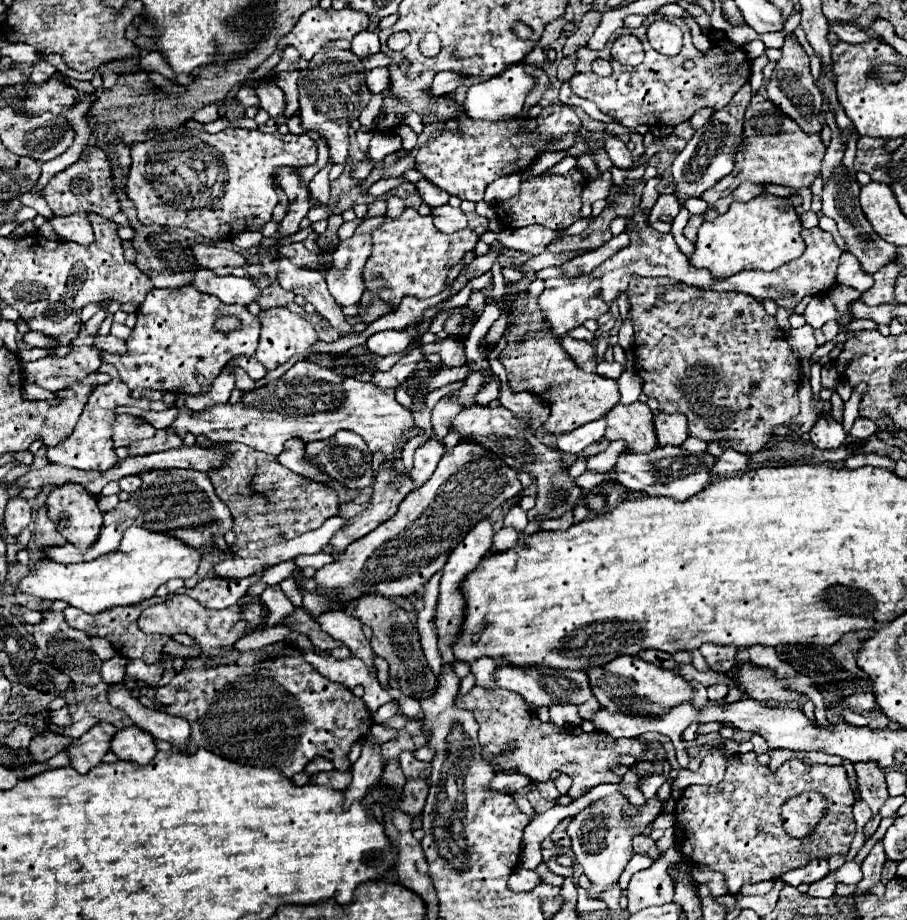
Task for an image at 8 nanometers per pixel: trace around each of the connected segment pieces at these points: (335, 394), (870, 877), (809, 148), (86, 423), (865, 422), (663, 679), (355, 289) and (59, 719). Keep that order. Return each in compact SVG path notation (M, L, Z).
M299 360L279 380L269 382L253 392L247 392L239 404L217 404L203 412L183 410L181 393L177 393L175 406L181 408L171 428L183 438L187 432L205 434L215 442L243 442L267 454L281 454L285 442L295 436L305 442L331 438L337 430L351 430L359 434L369 450L385 456L383 466L393 466L397 450L405 446L405 434L415 428L409 408L395 400L395 390L381 390L371 382L339 376L309 360Z
M877 842L873 846L873 850L869 852L869 856L863 860L861 864L861 870L863 870L863 880L857 884L857 892L855 896L865 896L881 878L881 868L883 868L883 862L887 860L885 856L885 850L881 846L881 842Z
M753 94L751 104L745 112L745 134L743 134L743 146L735 156L735 166L729 176L719 180L713 188L701 194L701 198L707 204L717 202L719 198L733 192L735 186L751 180L751 182L773 182L783 184L789 188L811 188L813 180L821 174L821 162L825 156L827 146L821 140L821 134L807 134L803 128L791 120L785 112L779 112L779 108L763 98L761 94Z
M113 378L109 384L95 386L91 390L89 398L87 398L87 404L85 404L73 432L69 436L65 436L57 446L47 446L47 460L55 462L55 464L61 464L61 466L79 468L79 470L105 472L105 470L113 468L119 462L119 458L115 454L115 446L113 446L113 440L111 440L111 430L113 430L119 406L149 410L151 400L149 398L133 398L131 390L119 378Z
M859 416L855 422L853 422L853 428L851 428L851 436L853 438L869 438L869 436L873 436L875 432L877 432L879 428L877 428L877 424L873 422L873 420L869 420L869 418L863 418L863 416Z
M619 656L607 664L607 668L591 668L589 684L593 696L599 700L601 708L607 712L621 712L629 716L663 716L673 706L691 702L693 688L691 684L673 670L659 668L637 656Z
M385 216L367 218L357 228L357 232L349 240L343 240L333 252L333 262L327 270L325 280L327 280L329 292L341 306L359 304L359 298L365 288L361 270L371 252L371 240L367 240L367 232L375 228L375 224L381 224L383 220Z
M67 706L63 710L57 710L57 712L51 712L51 724L55 724L57 728L69 728L73 724L69 712L67 712Z

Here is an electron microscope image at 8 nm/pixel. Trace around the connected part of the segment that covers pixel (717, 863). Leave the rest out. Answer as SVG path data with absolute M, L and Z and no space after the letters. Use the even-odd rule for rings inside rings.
M755 752L735 754L727 758L725 778L717 786L689 786L683 790L681 798L675 804L675 848L685 856L693 866L707 866L725 876L725 886L729 894L739 894L741 886L747 882L763 882L781 878L785 872L807 864L811 858L829 858L835 854L847 854L851 840L855 836L853 820L853 792L847 782L843 766L825 766L825 764L803 764L801 760L789 760L771 772L767 766L759 766ZM803 792L819 792L827 800L827 808L817 828L805 838L791 838L781 826L781 808L791 796Z

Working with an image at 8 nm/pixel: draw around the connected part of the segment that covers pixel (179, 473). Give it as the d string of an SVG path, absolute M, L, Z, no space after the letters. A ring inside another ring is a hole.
M155 470L155 472L141 472L143 484L139 492L131 494L127 502L119 502L113 510L103 514L103 526L97 540L87 548L79 550L73 544L53 546L47 548L45 556L61 564L75 564L75 562L89 562L97 556L115 552L121 544L123 532L129 526L141 526L147 530L169 534L183 544L197 548L197 550L211 550L215 546L215 538L223 536L233 528L233 518L227 504L215 494L211 488L209 476L197 470Z

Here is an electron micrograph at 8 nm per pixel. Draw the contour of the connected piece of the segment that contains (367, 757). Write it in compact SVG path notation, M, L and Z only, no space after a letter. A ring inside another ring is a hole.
M367 742L363 746L363 752L359 756L359 760L351 766L351 774L353 774L353 780L349 784L349 788L343 792L345 794L345 802L343 802L343 808L347 810L353 802L359 802L363 800L365 792L369 790L369 786L379 780L383 772L383 762L381 762L381 756L379 756L379 746Z

